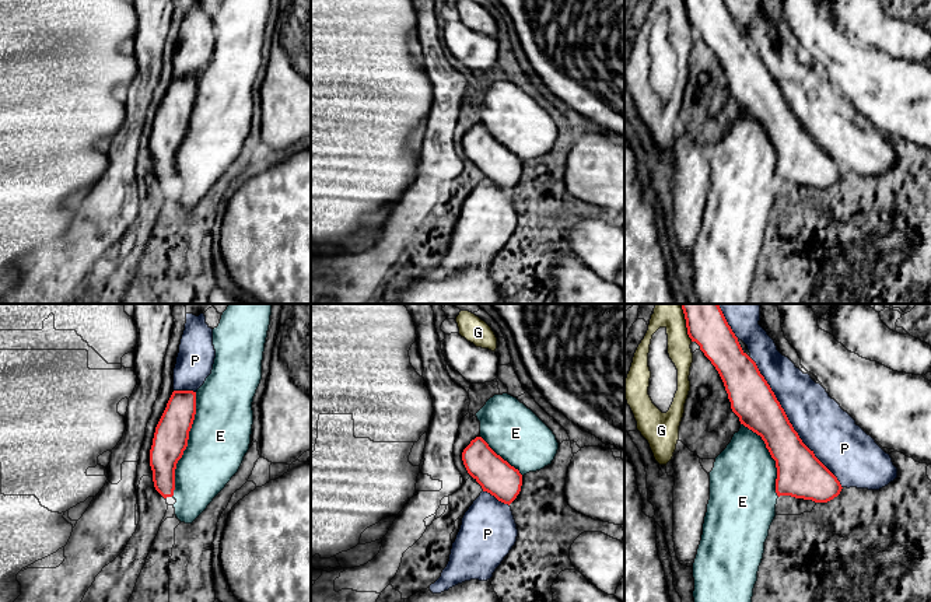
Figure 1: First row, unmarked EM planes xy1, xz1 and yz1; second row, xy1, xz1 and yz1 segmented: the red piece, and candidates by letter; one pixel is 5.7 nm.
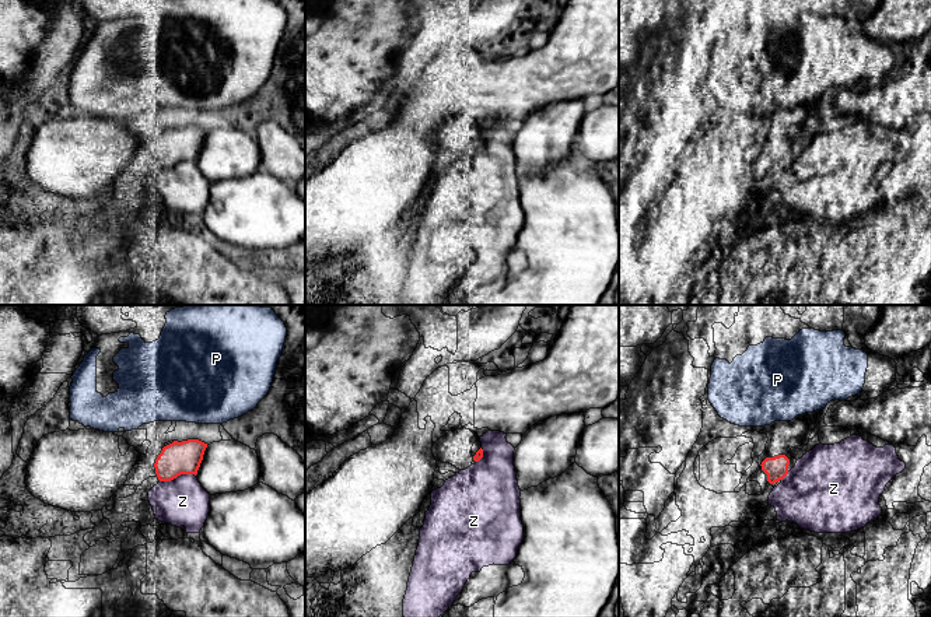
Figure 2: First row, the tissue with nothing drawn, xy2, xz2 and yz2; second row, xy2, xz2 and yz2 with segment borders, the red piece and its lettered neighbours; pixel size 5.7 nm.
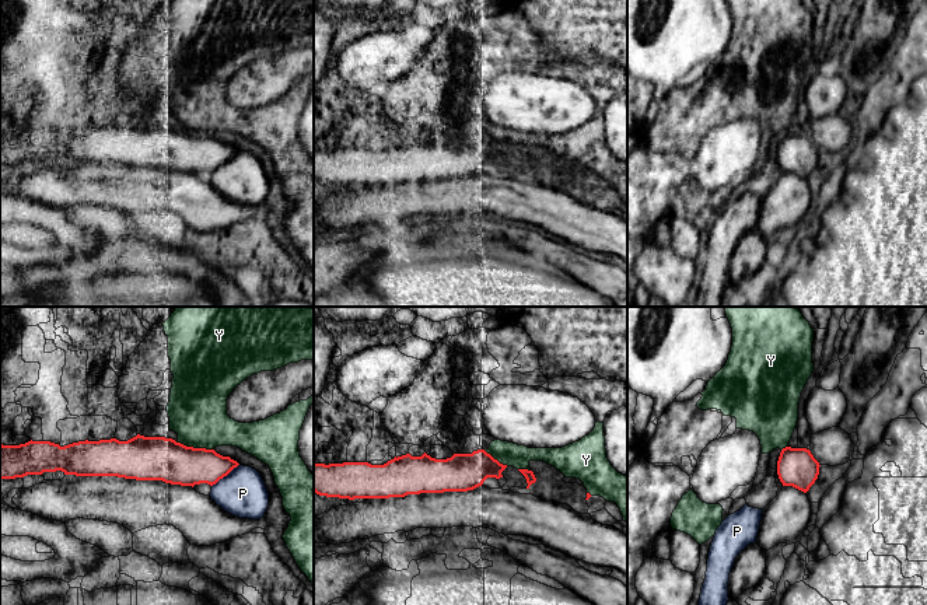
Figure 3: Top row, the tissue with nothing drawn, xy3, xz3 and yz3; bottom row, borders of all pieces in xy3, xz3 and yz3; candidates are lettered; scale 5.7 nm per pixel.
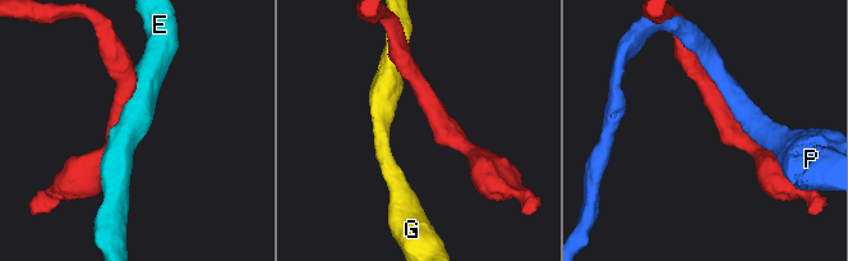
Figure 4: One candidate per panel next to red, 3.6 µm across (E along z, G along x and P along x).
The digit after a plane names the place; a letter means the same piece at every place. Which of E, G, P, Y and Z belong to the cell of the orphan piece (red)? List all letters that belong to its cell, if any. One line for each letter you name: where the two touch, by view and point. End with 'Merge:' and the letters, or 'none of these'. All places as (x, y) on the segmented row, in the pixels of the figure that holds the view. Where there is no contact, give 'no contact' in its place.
Merge: none of these

